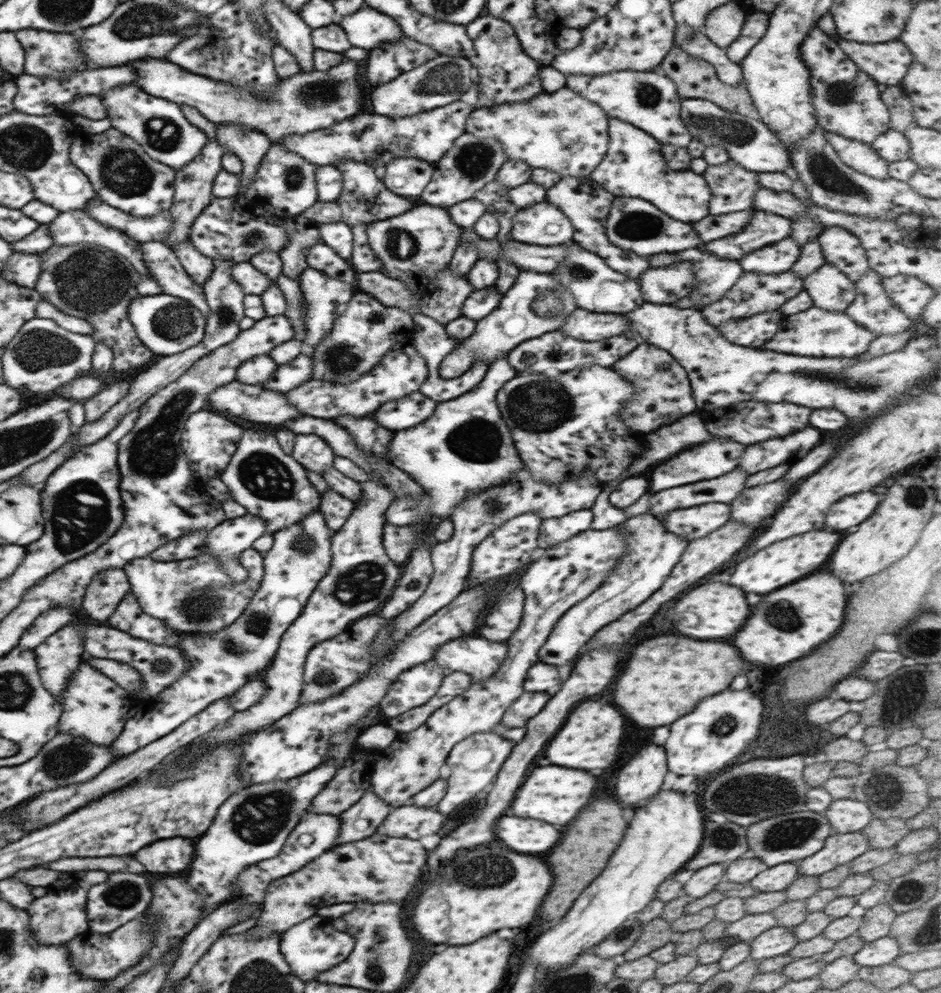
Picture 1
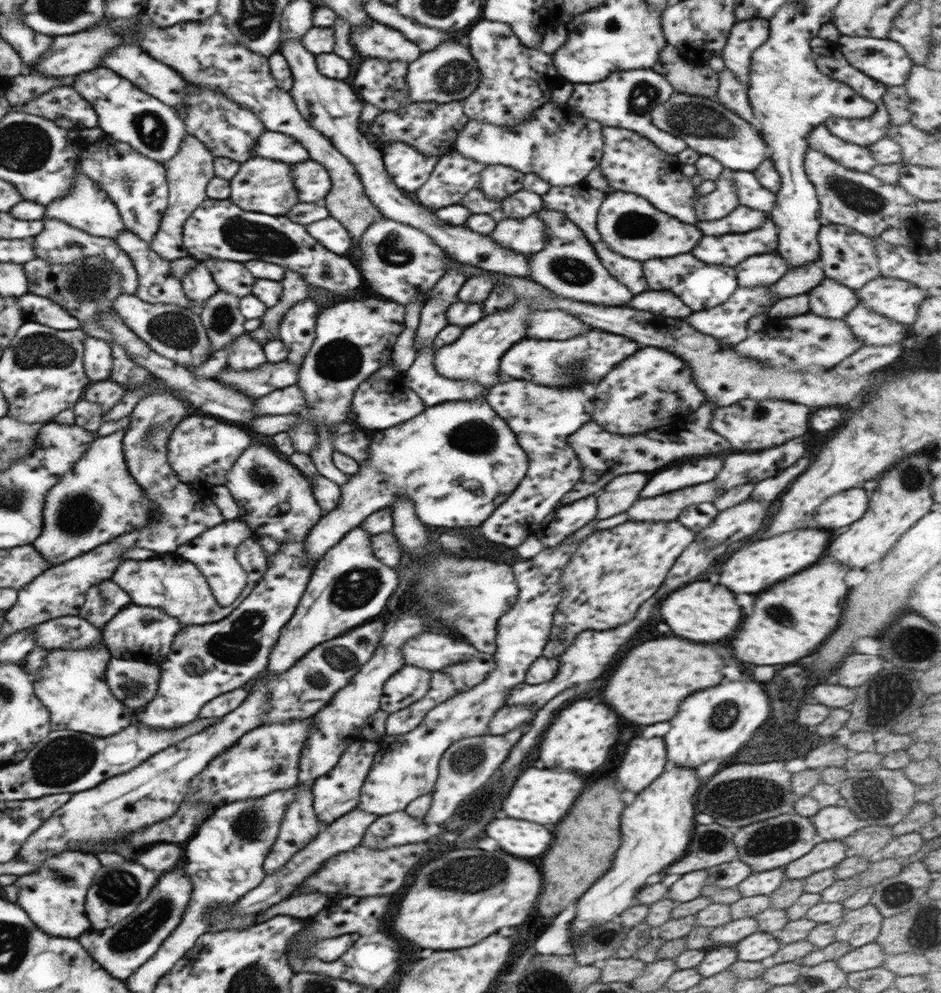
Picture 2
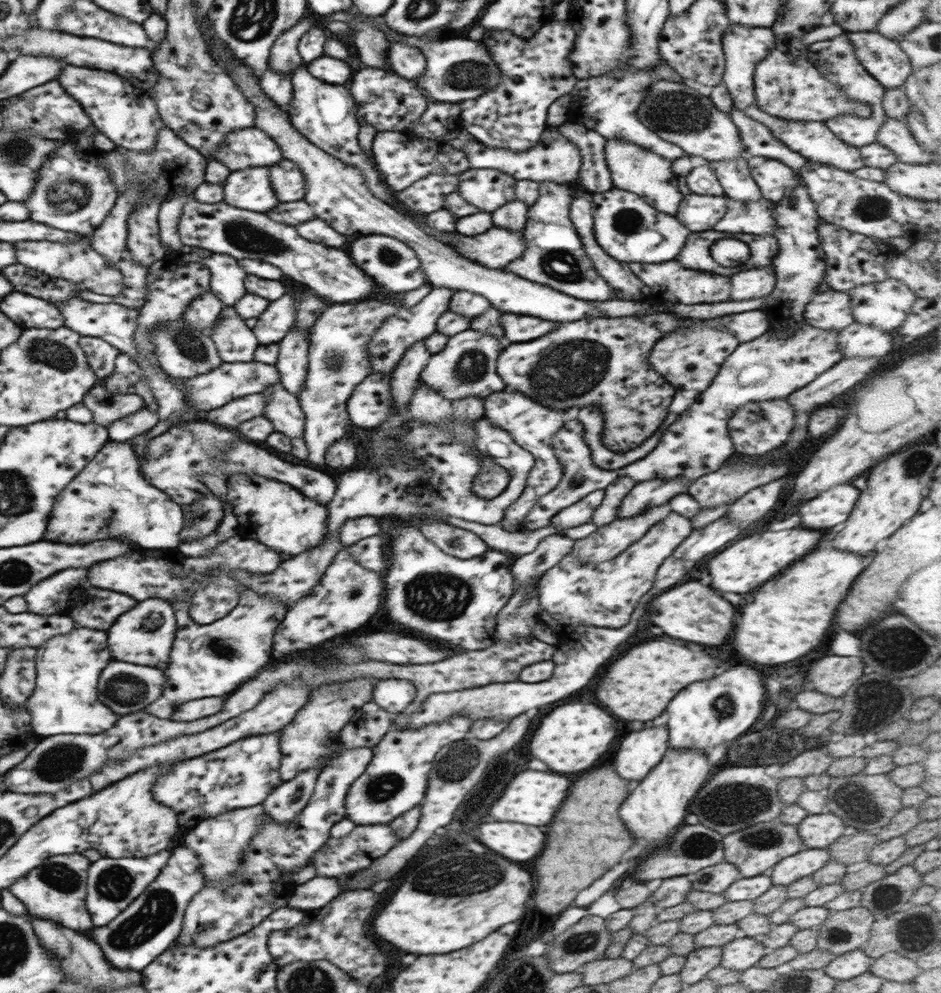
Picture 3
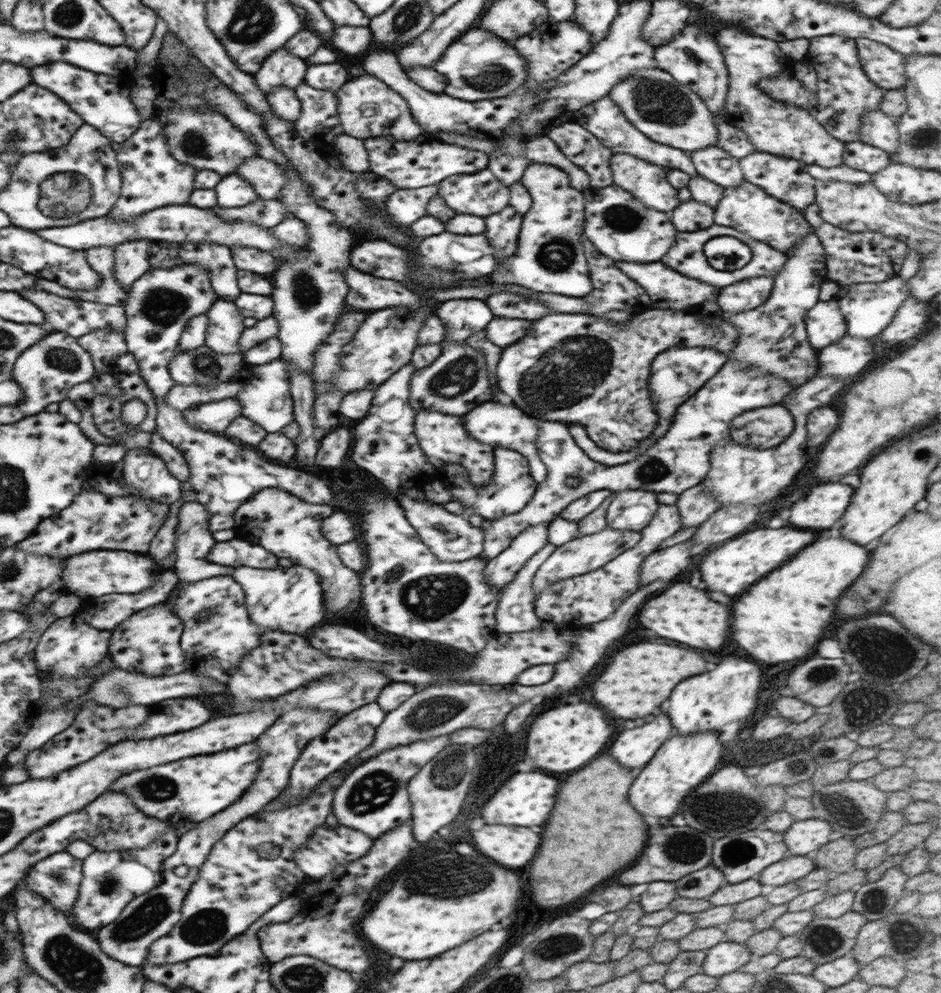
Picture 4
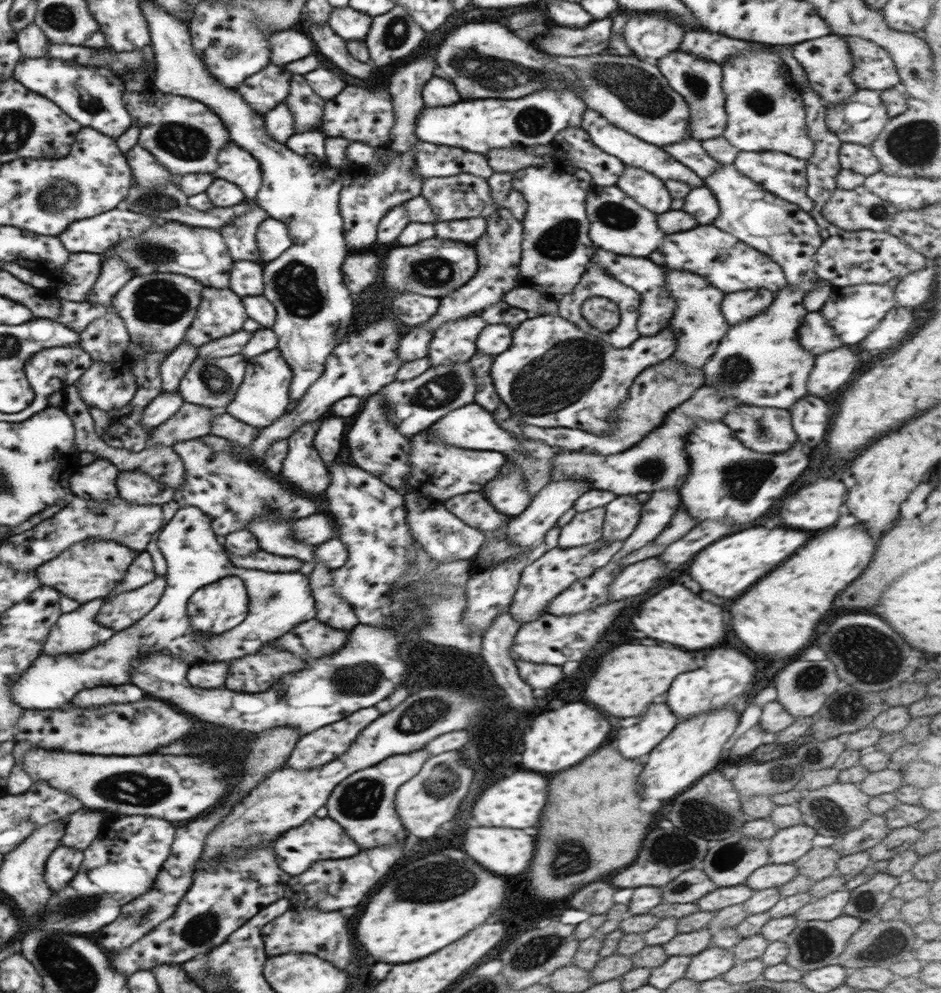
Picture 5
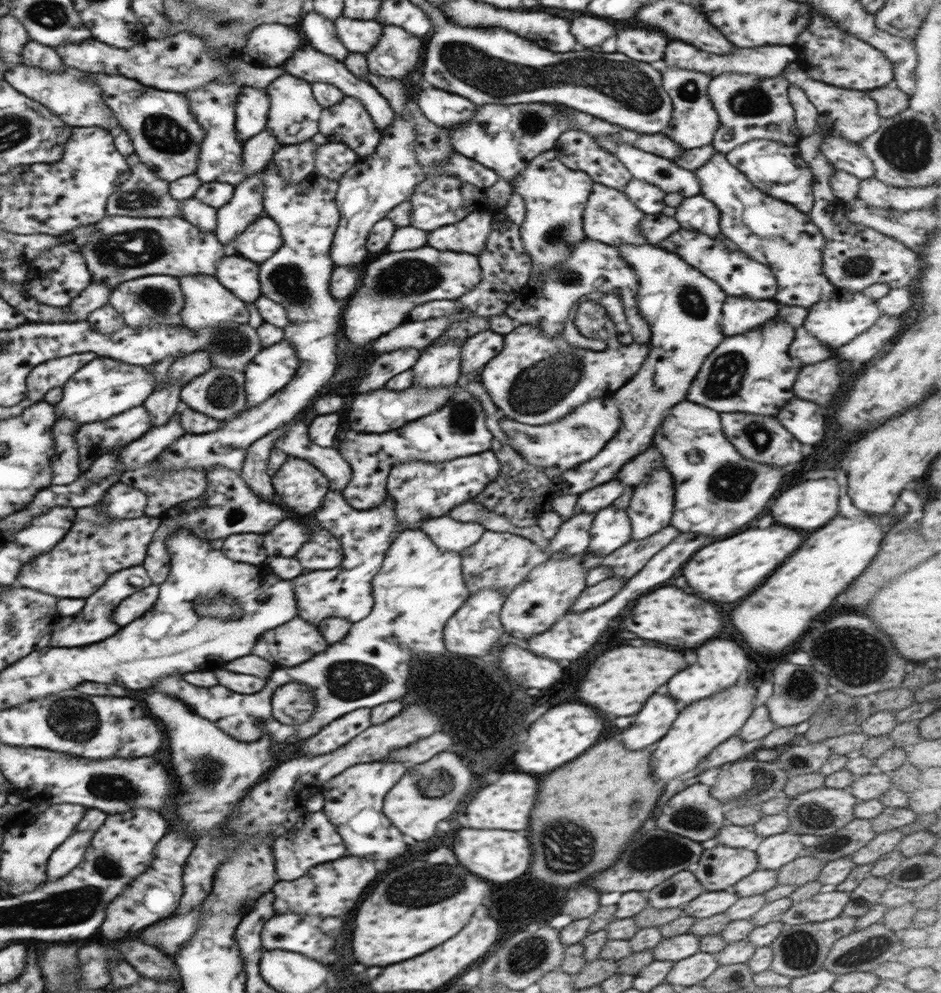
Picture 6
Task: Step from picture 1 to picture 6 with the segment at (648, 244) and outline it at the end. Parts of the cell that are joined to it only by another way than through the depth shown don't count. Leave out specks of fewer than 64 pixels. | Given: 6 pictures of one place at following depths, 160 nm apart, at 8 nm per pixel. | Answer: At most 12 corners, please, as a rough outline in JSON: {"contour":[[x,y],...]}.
{"contour":[[593,183],[583,212],[589,239],[646,245],[644,215],[623,191]]}

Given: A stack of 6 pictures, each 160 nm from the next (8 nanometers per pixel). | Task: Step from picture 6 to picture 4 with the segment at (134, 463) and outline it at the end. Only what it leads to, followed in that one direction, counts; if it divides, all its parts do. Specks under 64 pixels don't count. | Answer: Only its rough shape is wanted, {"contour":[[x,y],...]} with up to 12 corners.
{"contour":[[234,397],[184,411],[188,425],[223,434],[241,416]]}

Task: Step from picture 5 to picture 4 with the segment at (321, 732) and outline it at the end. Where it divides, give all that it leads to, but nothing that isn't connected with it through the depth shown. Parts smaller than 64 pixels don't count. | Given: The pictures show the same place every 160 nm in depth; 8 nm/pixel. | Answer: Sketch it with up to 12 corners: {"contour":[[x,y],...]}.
{"contour":[[372,702],[310,740],[285,795],[303,797],[372,744],[386,712]]}

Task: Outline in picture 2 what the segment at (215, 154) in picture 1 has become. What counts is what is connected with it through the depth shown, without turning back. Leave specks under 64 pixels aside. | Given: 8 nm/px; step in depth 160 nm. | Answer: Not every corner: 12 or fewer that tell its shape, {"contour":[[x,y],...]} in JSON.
{"contour":[[187,134],[164,162],[168,206],[151,249],[190,256],[183,226],[215,177],[214,156]]}

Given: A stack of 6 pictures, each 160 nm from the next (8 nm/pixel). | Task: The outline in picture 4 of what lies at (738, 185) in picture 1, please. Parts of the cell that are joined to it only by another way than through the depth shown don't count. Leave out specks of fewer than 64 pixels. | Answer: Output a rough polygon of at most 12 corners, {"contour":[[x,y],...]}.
{"contour":[[682,202],[670,212],[676,230],[702,230],[714,224],[715,209]]}

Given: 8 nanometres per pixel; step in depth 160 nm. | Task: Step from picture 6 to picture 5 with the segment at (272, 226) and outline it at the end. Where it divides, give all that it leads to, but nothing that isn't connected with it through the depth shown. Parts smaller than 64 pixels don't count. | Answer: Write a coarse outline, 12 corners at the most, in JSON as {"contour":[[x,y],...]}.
{"contour":[[267,217],[255,241],[262,264],[294,243],[283,222]]}

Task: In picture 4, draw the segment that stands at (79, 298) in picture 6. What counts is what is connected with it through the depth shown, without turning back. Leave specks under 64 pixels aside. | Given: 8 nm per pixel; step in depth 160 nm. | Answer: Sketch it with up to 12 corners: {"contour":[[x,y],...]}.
{"contour":[[151,238],[115,247],[113,277],[132,286],[151,269]]}

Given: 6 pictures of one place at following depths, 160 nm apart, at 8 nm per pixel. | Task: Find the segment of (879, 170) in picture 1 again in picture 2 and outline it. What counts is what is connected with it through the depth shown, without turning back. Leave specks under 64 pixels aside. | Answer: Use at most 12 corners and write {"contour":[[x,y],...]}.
{"contour":[[824,125],[807,134],[808,146],[847,169],[869,172],[868,147],[832,134]]}

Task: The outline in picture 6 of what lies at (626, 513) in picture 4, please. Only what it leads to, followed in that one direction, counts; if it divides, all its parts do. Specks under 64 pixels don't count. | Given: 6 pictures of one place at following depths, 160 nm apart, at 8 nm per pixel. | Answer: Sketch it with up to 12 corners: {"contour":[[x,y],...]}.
{"contour":[[625,509],[594,515],[584,553],[606,556],[631,540]]}

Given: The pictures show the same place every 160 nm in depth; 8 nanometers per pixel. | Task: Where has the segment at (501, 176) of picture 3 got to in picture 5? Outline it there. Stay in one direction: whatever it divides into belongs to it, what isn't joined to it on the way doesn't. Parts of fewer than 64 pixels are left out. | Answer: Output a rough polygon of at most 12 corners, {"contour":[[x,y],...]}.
{"contour":[[424,179],[434,223],[487,218],[499,209],[487,179]]}

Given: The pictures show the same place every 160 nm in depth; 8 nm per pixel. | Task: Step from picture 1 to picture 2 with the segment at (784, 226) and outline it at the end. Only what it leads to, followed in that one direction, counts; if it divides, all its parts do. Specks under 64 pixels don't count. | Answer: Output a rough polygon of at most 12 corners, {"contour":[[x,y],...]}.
{"contour":[[767,218],[746,234],[704,236],[692,254],[706,264],[738,266],[776,251]]}

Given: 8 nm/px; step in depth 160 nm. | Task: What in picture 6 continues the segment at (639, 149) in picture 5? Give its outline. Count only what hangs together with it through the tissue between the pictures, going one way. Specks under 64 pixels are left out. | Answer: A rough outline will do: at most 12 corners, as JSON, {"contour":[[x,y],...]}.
{"contour":[[609,138],[596,142],[633,178],[683,198],[701,194],[694,171]]}

